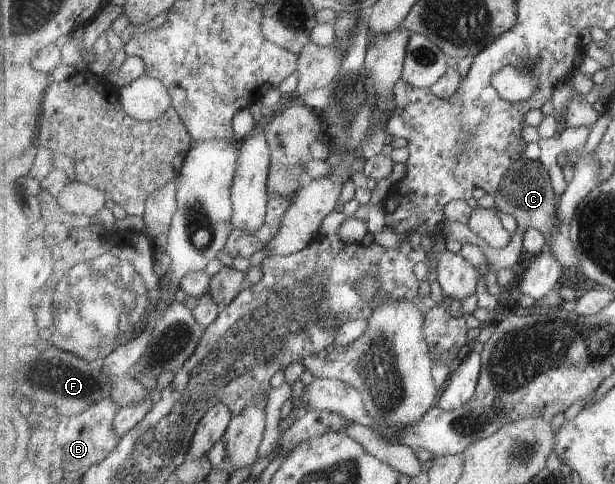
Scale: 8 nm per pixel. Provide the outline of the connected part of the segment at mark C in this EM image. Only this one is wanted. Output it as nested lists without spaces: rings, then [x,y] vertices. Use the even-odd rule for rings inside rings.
[[[522,156],[519,161],[515,161],[507,171],[495,200],[495,208],[503,214],[513,216],[518,226],[523,227],[526,231],[531,228],[539,229],[547,238],[547,242],[551,244],[553,255],[562,267],[569,269],[569,267],[579,266],[581,259],[575,251],[573,241],[568,234],[555,225],[558,218],[557,195],[552,185],[551,175],[539,159],[531,161]]]

